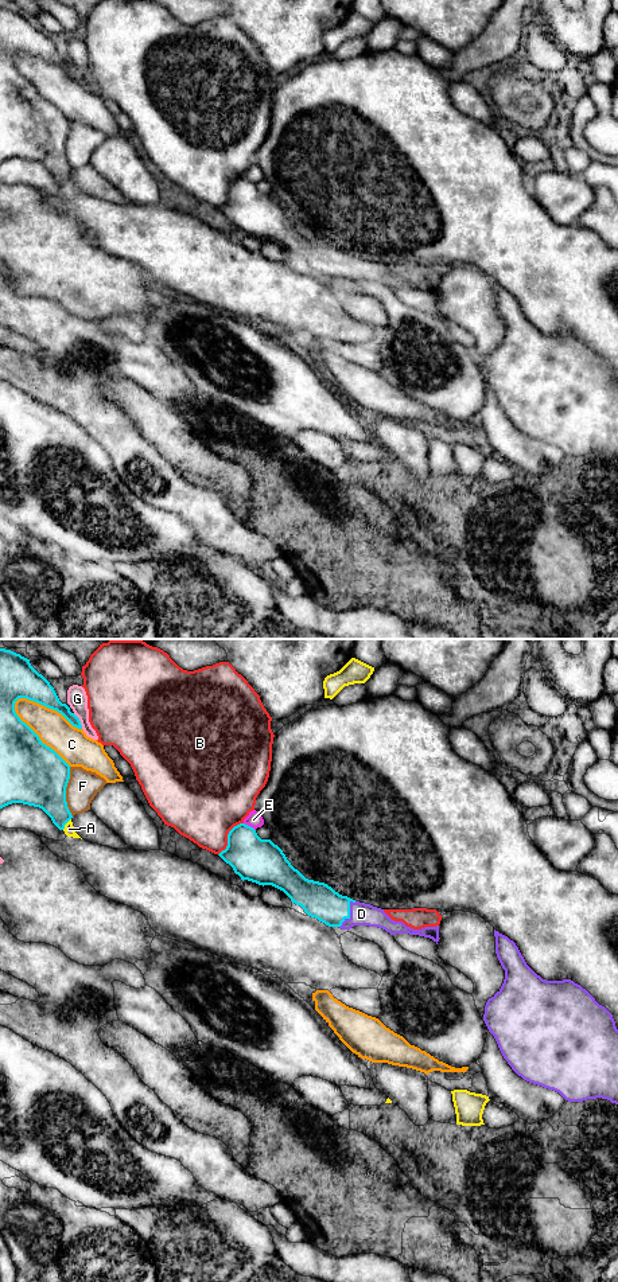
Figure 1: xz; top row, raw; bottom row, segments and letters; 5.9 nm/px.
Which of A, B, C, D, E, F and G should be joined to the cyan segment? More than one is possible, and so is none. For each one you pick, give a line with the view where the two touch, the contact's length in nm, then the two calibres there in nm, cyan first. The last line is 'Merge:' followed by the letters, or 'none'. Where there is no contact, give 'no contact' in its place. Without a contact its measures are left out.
D: meets cyan in xz; contact 190 nm long; 200 nm thick on the cyan side, 140 nm on the other
Merge: D

